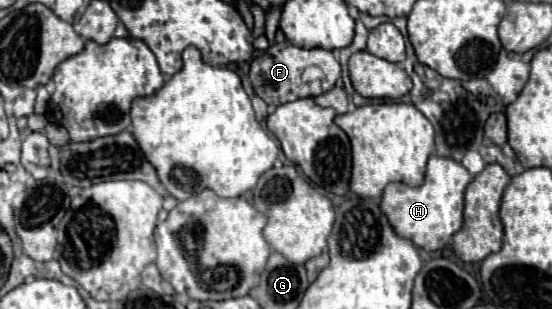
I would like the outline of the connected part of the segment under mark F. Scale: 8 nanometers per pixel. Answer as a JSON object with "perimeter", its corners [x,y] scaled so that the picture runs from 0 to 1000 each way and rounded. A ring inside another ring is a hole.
{"perimeter":[[[509,136],[509,142],[495,142],[484,168],[476,168],[466,194],[455,201],[455,227],[451,227],[451,259],[458,272],[458,291],[466,311],[473,311],[484,337],[516,337],[516,330],[531,330],[542,317],[556,317],[556,311],[578,311],[589,291],[596,291],[600,278],[607,278],[607,265],[618,252],[618,220],[611,188],[603,181],[603,168],[585,162],[585,155],[567,155],[567,162],[553,162],[542,149],[531,149],[527,136]],[[560,214],[574,214],[585,227],[589,259],[571,259],[571,265],[553,265],[549,227]]]}

